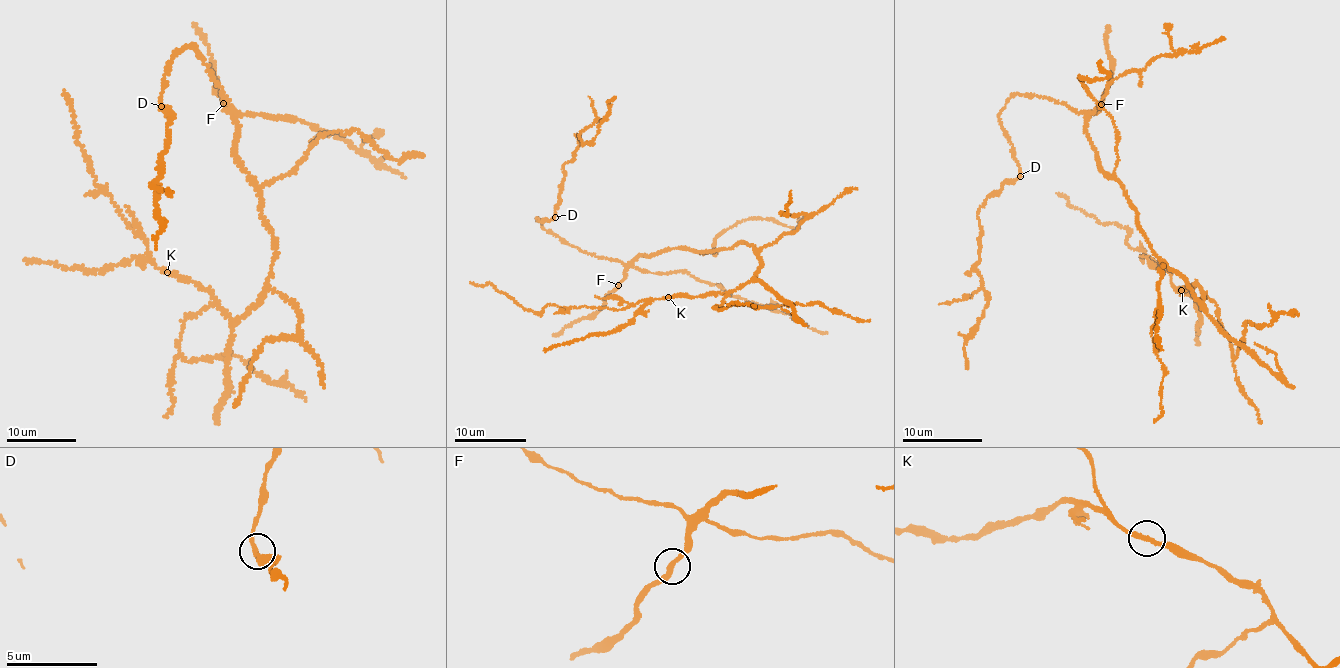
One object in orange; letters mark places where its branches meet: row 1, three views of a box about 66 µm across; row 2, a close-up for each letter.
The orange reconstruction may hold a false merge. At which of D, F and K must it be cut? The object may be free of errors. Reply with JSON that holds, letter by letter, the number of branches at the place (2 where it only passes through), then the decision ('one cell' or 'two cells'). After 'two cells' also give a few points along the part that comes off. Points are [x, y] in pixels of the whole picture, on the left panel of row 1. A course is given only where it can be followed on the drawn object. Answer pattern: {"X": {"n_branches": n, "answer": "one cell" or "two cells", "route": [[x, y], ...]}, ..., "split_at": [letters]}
{"D": {"n_branches": 2, "answer": "one cell"}, "F": {"n_branches": 2, "answer": "one cell"}, "K": {"n_branches": 2, "answer": "one cell"}, "split_at": []}

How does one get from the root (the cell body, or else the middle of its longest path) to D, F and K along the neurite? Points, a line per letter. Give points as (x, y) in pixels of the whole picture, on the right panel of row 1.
D: (1110, 178), (1096, 158), (1085, 115), (1040, 95), (1018, 94), (1002, 109), (999, 120), (1013, 146), (1020, 176)
F: (1110, 178), (1100, 166), (1096, 148), (1086, 132), (1087, 118), (1101, 108), (1101, 104)
K: (1110, 178), (1121, 183), (1136, 211), (1137, 229), (1150, 246), (1203, 302), (1196, 284), (1182, 290)

